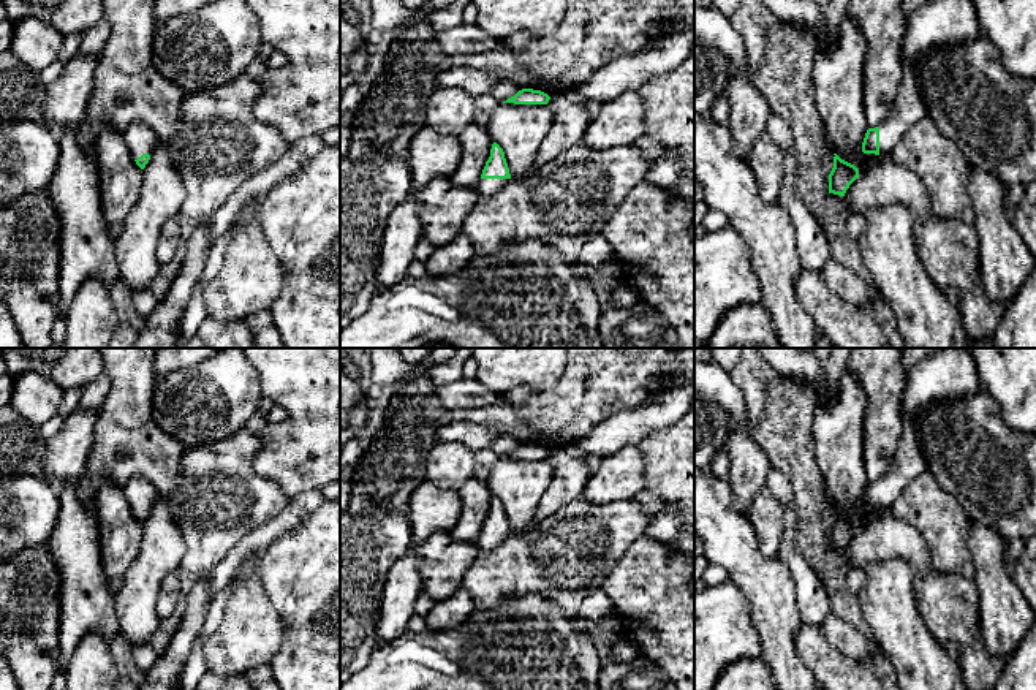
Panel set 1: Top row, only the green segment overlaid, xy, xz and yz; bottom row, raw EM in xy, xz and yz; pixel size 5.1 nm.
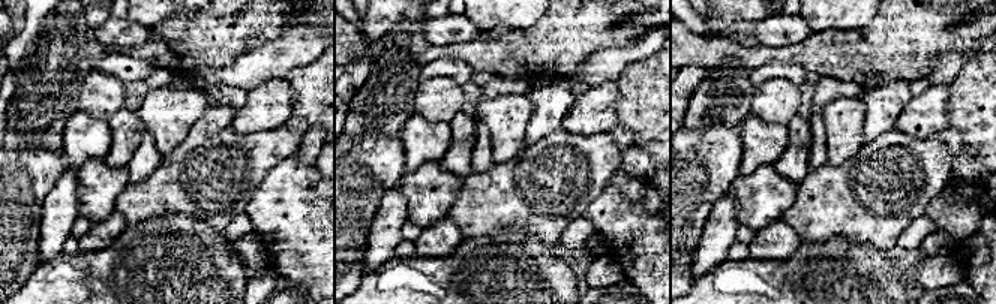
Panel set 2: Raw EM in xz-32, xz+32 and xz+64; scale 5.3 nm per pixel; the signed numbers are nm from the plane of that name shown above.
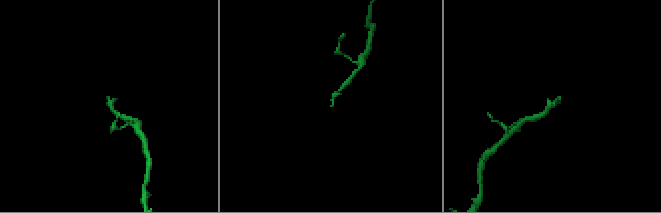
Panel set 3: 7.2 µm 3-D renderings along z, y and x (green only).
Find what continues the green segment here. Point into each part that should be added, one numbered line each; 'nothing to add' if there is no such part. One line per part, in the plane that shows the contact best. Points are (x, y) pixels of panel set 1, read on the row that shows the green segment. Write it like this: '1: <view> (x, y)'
1: xz (486, 187)

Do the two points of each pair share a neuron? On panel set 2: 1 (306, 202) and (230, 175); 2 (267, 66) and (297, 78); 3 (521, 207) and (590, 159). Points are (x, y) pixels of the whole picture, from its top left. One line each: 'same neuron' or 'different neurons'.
1: different neurons
2: different neurons
3: same neuron

